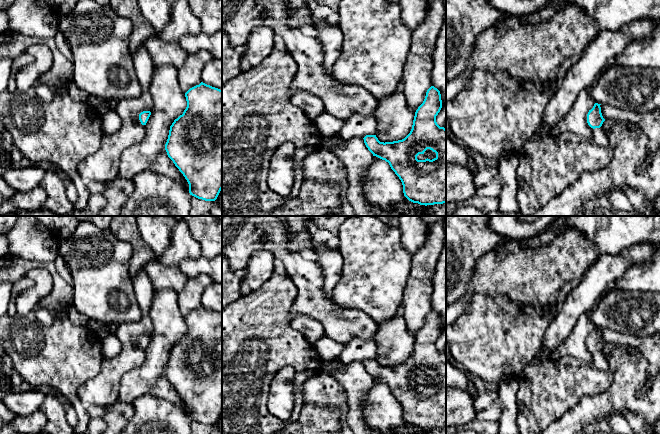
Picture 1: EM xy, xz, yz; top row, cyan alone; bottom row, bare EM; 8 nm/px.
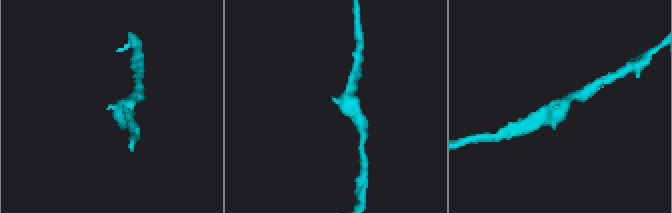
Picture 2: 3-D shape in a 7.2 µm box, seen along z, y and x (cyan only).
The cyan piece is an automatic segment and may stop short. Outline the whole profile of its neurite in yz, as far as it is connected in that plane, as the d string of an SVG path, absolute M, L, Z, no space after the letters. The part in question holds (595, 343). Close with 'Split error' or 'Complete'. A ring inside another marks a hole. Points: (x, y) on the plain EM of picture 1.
M595 327L593 332L589 334L587 338L587 347L593 353L600 352L605 345L601 337L600 329L601 328Z. Complete

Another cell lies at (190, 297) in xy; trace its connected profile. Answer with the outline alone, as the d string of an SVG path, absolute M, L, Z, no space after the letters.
M206 274L188 279L183 289L178 292L178 306L184 317L202 306L202 293L211 282L211 278Z

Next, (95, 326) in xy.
M90 320L87 328L91 329L94 332L97 332L101 329L106 329L107 323L101 323L101 322L95 321L95 320Z

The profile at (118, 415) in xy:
M120 400L108 406L108 409L102 415L106 424L106 428L102 434L123 434L133 415L133 406Z

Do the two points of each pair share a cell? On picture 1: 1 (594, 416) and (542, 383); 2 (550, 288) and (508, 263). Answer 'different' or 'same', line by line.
1: different
2: same

